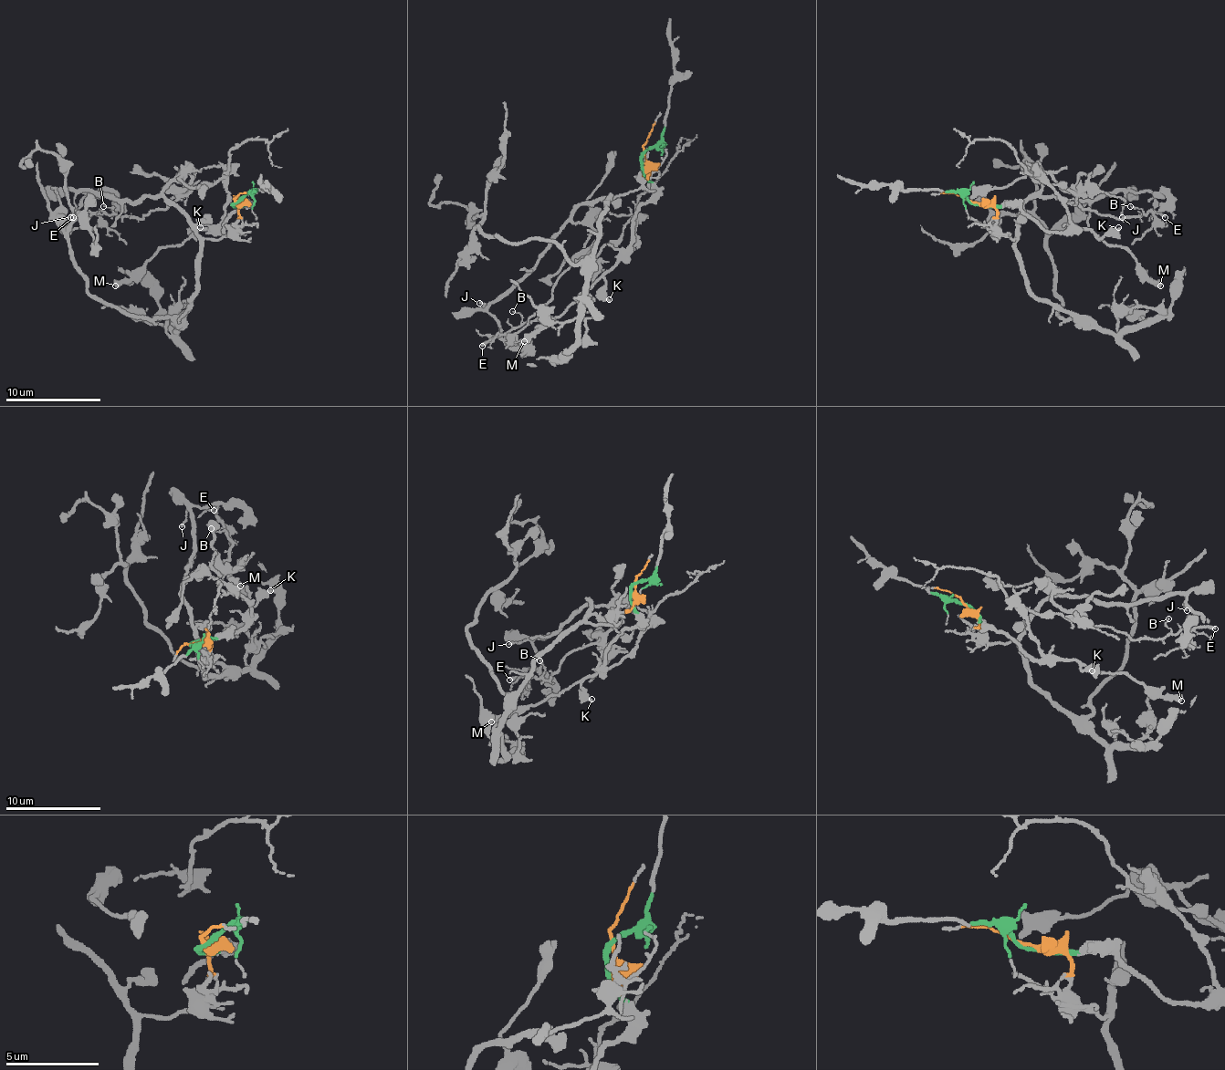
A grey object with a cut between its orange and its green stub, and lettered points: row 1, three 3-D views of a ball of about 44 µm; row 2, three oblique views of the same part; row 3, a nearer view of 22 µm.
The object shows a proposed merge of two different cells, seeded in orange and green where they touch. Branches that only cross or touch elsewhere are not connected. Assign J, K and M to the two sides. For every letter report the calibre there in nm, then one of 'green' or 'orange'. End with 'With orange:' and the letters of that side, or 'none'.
J: calibre 150 nm; orange
K: calibre 400 nm; green
M: calibre 500 nm; green
With orange: J

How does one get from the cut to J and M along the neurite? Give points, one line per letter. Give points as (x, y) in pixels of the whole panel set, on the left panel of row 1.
J: (235, 201), (235, 229), (219, 239), (205, 239), (164, 199), (115, 201), (81, 192), (75, 196), (69, 217)
M: (235, 201), (234, 205), (243, 205), (222, 232), (195, 229), (182, 244), (162, 246), (115, 286)

